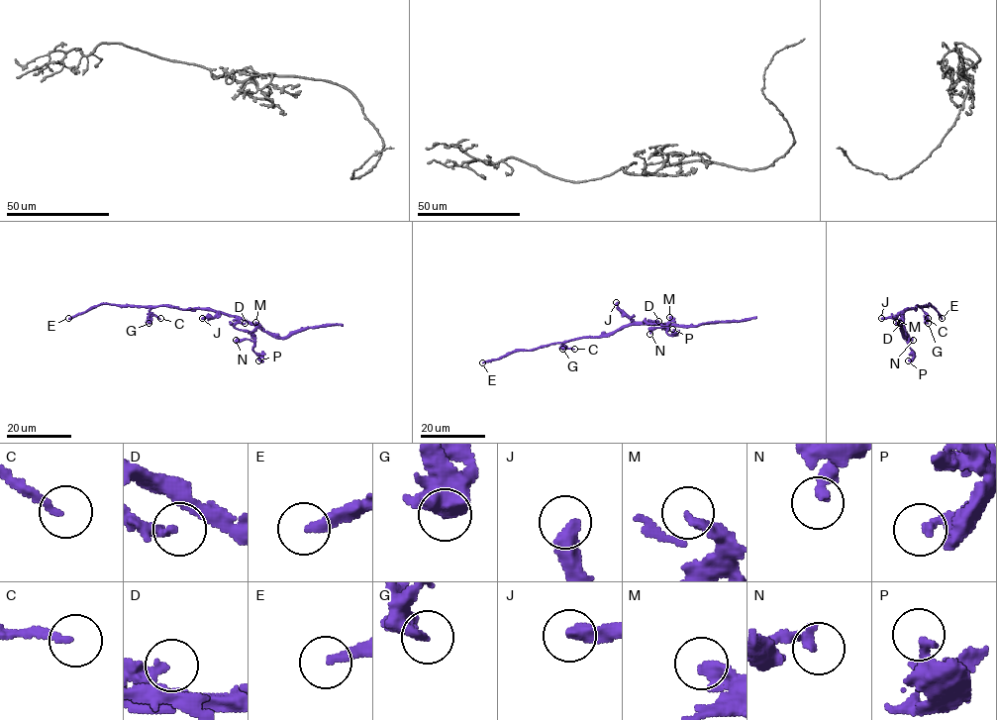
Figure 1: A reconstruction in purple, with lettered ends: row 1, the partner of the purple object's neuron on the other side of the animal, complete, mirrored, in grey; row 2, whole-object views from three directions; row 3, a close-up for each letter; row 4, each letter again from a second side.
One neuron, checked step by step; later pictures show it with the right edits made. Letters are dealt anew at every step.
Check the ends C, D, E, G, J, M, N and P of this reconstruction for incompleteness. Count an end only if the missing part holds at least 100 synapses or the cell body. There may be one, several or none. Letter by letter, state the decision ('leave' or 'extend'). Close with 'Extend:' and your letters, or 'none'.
C: leave
D: leave
E: extend
G: leave
J: extend
M: leave
N: leave
P: leave
Extend: E, J

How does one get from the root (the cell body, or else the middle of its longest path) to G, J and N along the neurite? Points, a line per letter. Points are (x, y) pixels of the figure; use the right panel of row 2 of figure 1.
G: (909, 309), (919, 306), (928, 323)
J: (909, 309), (895, 318), (881, 318)
N: (909, 309), (902, 314), (900, 323), (909, 339), (906, 340), (913, 340)

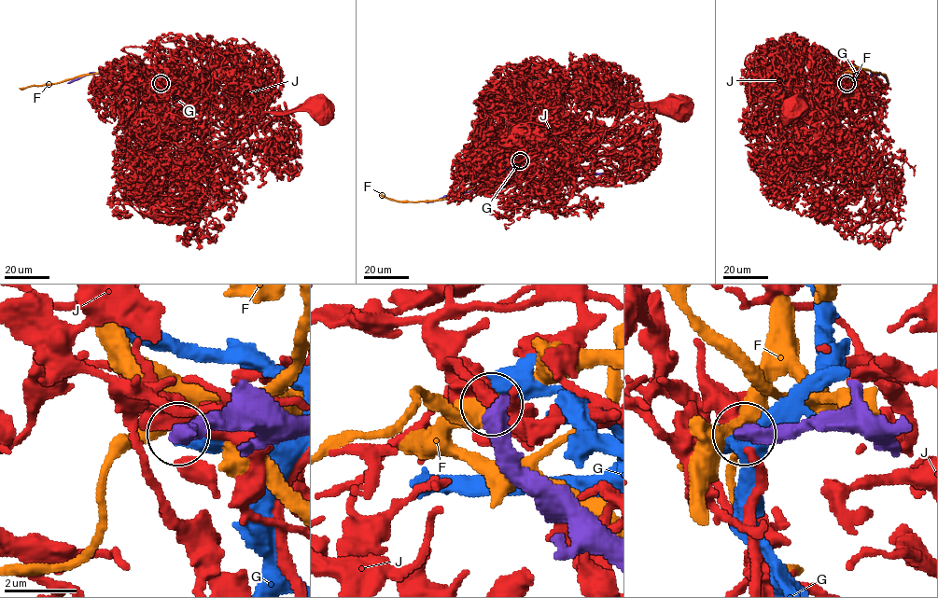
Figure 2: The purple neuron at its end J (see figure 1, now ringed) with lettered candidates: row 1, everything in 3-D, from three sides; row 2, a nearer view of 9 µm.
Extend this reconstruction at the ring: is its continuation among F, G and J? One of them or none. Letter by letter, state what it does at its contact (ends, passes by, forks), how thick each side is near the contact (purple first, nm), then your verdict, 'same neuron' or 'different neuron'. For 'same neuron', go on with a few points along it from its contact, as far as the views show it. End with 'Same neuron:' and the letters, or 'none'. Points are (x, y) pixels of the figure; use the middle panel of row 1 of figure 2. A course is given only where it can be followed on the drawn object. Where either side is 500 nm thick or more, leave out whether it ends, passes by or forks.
F: 550/420 nm | different neuron
G: it passes by | 480/400 nm | different neuron
J: 440/550 nm | different neuron
Same neuron: none

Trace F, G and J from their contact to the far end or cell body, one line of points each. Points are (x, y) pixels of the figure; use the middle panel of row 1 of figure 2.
F: (520, 161), (513, 162), (495, 179), (434, 201), (390, 200), (379, 193)
G: (520, 160), (524, 162), (509, 168), (499, 187)
J: (520, 160), (515, 161), (523, 154), (577, 155), (630, 109), (676, 104)

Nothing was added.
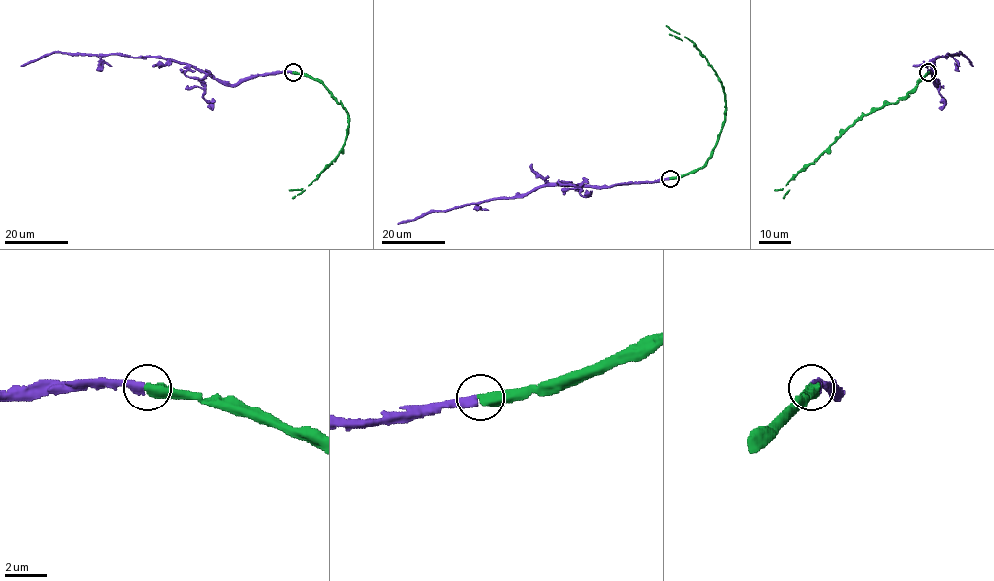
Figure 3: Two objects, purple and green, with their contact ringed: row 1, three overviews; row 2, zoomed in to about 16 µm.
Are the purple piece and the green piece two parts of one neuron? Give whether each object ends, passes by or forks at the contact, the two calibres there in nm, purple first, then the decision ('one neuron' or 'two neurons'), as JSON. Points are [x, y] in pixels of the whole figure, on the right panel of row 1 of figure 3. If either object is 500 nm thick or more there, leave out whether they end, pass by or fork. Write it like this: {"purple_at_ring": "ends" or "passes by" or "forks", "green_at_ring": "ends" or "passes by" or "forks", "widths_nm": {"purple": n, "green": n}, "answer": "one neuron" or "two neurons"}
{"widths_nm": {"purple": 440, "green": 550}, "answer": "one neuron"}

